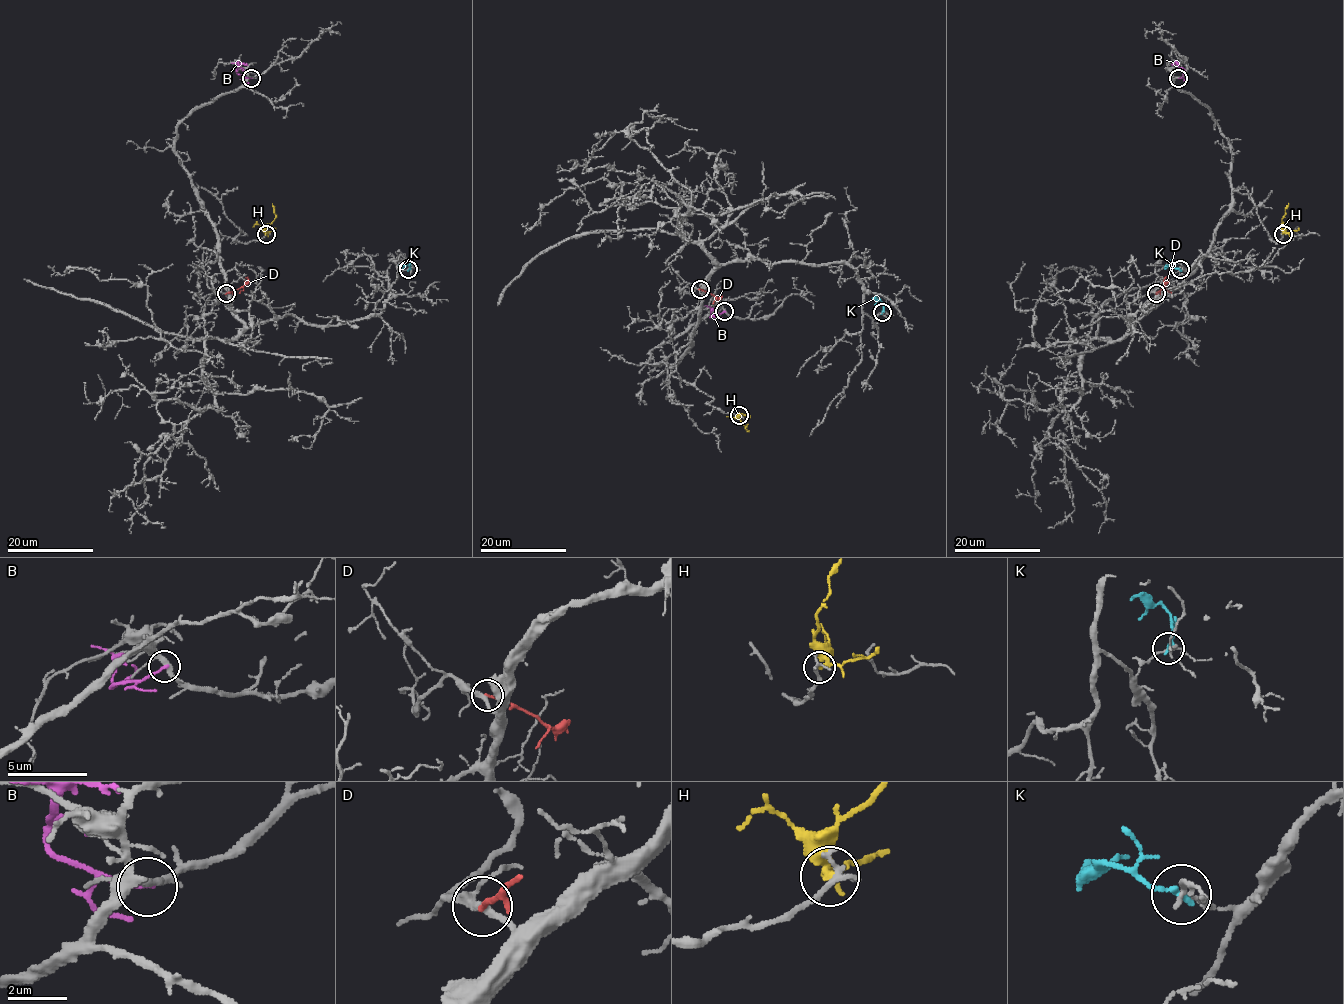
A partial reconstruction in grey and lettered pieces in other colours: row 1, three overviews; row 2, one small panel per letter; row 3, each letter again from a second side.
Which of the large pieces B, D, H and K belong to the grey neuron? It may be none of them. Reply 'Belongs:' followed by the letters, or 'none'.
Belongs: none

